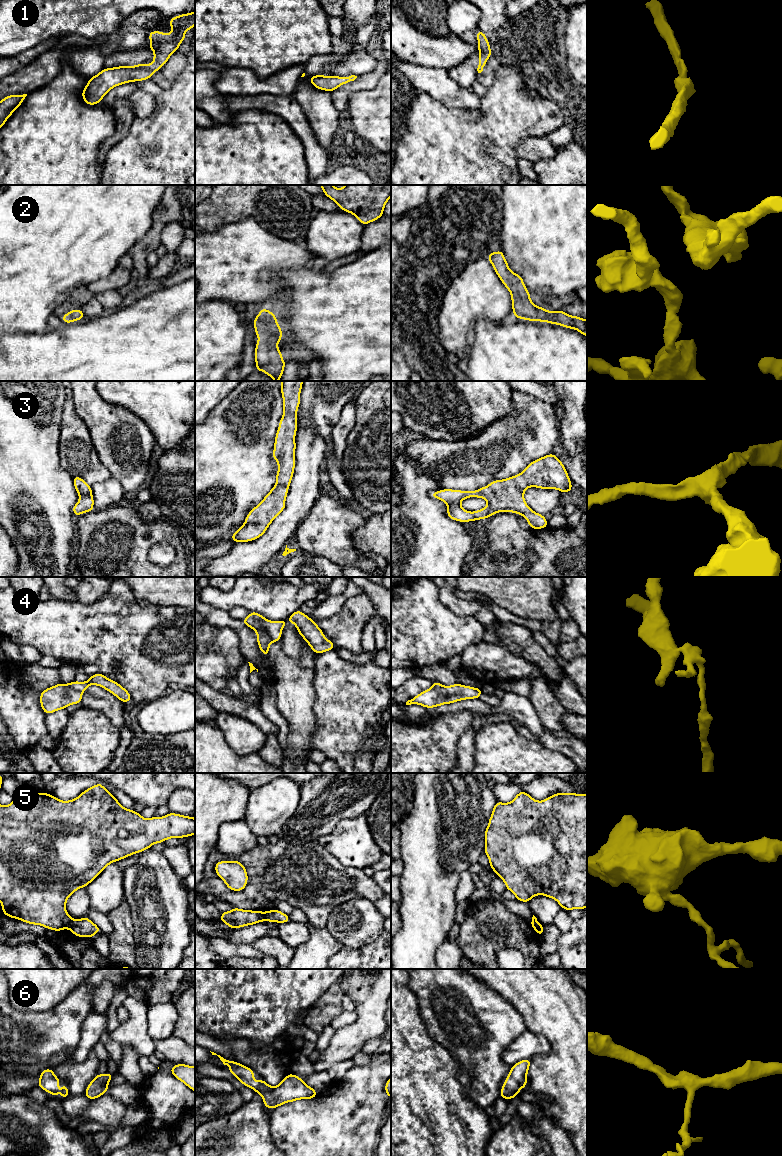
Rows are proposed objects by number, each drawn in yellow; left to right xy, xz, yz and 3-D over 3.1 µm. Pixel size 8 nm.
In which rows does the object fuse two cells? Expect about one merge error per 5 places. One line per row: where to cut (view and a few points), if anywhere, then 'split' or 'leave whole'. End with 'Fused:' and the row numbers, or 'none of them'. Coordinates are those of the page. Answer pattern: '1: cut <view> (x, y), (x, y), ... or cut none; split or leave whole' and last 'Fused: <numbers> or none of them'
1: cut none; leave whole
2: cut none; leave whole
3: cut none; leave whole
4: cut xz (265, 618), (266, 631), (273, 641); split
5: cut xy (71, 918), (67, 927); split
6: cut none; leave whole
Fused: 4, 5

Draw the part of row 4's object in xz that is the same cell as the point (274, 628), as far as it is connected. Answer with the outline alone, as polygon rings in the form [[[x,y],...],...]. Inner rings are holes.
[[[265,619],[264,622],[267,632],[272,638],[273,642],[278,642],[282,636],[282,629],[287,624],[287,621],[270,621],[268,619]]]

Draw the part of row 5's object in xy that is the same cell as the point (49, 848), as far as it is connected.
[[[97,783],[93,787],[86,789],[77,798],[68,801],[62,801],[47,792],[24,792],[7,806],[0,804],[0,902],[3,914],[28,924],[40,925],[59,932],[68,928],[72,919],[66,911],[67,899],[79,888],[86,888],[109,864],[147,850],[155,843],[163,843],[170,838],[180,839],[191,835],[195,835],[194,817],[170,812],[163,817],[154,816],[150,819],[145,819],[140,813],[124,808],[101,783]]]

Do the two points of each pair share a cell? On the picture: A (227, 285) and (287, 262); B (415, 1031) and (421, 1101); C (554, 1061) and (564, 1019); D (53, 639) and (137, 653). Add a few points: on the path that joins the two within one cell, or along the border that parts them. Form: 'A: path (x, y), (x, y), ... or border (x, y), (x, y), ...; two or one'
A: path (242, 270), (250, 262), (272, 262); one
B: path (415, 1048), (415, 1084); one
C: path (564, 1052), (564, 1030); one
D: path (74, 639), (116, 639); one

